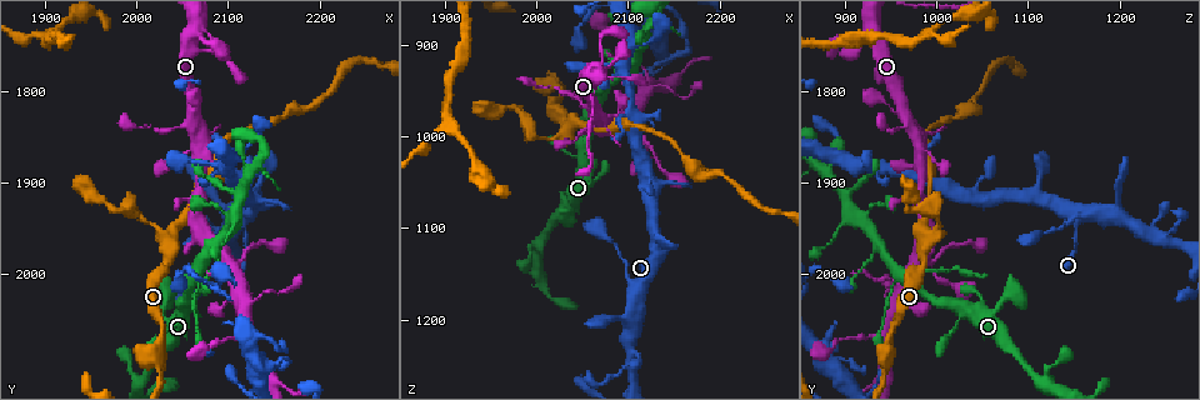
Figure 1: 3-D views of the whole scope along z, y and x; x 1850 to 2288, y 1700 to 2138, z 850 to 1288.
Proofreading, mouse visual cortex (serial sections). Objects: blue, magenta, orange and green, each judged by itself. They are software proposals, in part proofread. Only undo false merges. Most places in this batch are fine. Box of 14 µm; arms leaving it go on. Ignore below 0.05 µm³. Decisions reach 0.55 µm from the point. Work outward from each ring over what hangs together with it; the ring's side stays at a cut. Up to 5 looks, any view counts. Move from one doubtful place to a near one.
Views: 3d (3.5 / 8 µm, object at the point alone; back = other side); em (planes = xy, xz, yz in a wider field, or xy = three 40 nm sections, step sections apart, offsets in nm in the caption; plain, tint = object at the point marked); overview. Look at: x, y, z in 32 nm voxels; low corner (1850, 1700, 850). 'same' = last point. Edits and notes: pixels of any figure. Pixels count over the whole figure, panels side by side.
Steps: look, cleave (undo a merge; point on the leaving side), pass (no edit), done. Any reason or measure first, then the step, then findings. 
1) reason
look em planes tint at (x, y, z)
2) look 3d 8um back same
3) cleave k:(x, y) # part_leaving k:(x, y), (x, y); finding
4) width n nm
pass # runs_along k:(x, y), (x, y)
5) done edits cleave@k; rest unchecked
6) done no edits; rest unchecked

abrupt turn
look 3d 3.5um at (2055, 2010, 975)

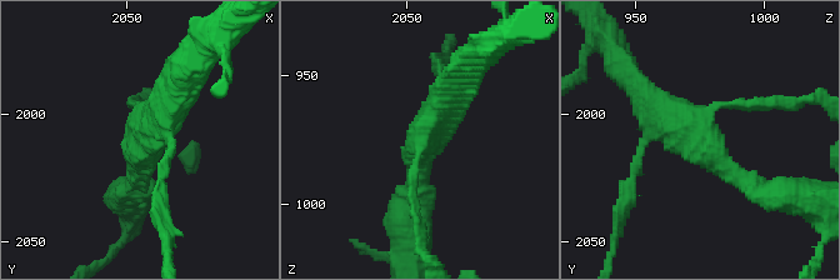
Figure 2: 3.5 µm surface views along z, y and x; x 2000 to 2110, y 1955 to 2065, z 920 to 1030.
look em xy step 3 tint at (2057, 2011, 975)

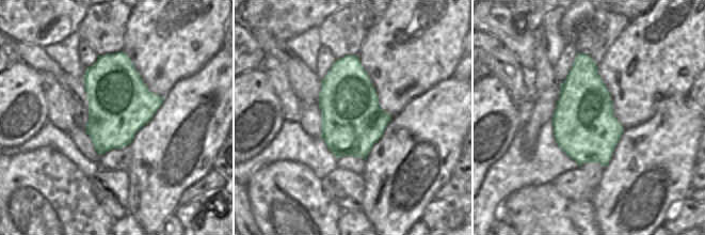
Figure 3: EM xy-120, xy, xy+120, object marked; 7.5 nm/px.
pass # runs_along 2:(761, 189), (730, 174), (640, 89); one cell here

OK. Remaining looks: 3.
calibre changes
look 3d 3.5um back at (2080, 1925, 935)

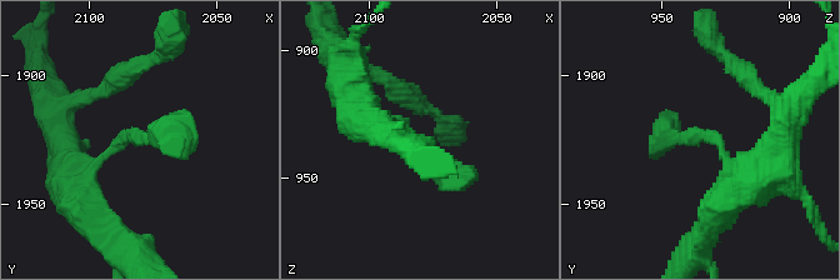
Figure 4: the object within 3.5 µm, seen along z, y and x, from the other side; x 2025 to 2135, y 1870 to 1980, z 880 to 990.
arm_widths 250, 300 nm
pass # runs_along 4:(358, 103), (473, 176); one cell here

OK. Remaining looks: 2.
done no edits; rest unchecked

